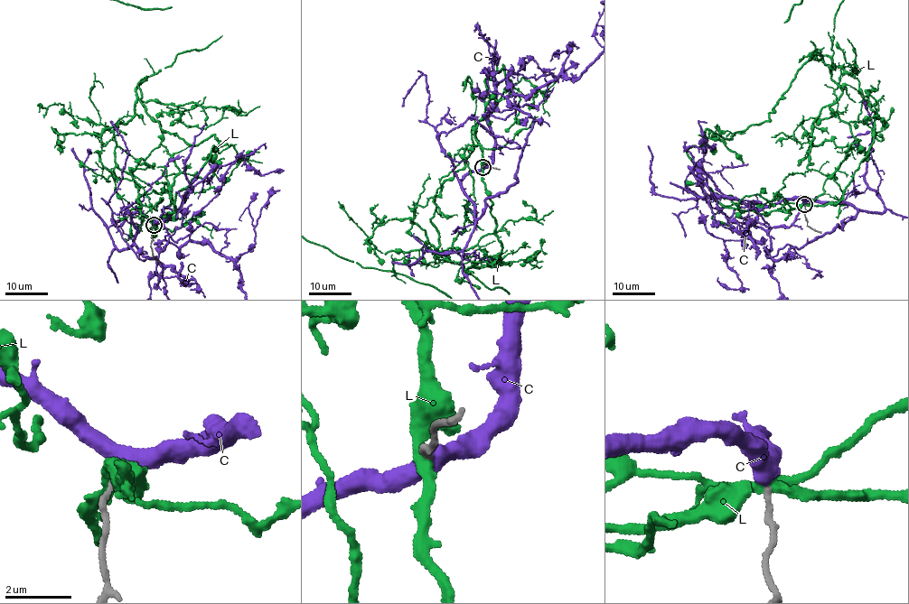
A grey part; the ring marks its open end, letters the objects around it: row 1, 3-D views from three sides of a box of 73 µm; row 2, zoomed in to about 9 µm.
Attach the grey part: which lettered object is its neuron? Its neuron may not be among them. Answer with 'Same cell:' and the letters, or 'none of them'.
Same cell: C

